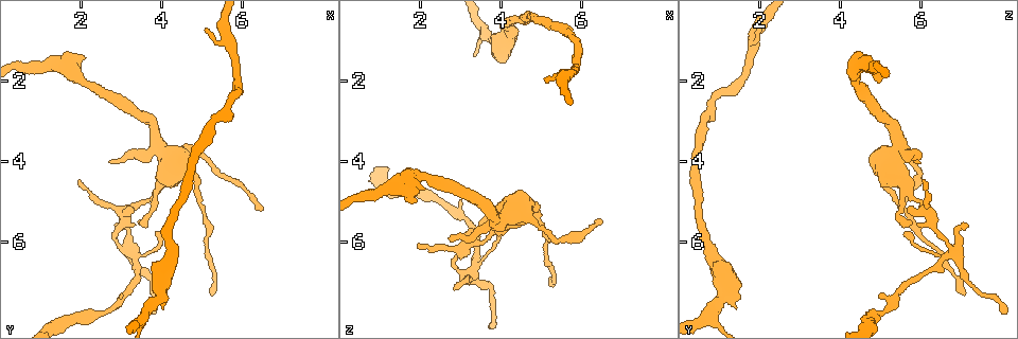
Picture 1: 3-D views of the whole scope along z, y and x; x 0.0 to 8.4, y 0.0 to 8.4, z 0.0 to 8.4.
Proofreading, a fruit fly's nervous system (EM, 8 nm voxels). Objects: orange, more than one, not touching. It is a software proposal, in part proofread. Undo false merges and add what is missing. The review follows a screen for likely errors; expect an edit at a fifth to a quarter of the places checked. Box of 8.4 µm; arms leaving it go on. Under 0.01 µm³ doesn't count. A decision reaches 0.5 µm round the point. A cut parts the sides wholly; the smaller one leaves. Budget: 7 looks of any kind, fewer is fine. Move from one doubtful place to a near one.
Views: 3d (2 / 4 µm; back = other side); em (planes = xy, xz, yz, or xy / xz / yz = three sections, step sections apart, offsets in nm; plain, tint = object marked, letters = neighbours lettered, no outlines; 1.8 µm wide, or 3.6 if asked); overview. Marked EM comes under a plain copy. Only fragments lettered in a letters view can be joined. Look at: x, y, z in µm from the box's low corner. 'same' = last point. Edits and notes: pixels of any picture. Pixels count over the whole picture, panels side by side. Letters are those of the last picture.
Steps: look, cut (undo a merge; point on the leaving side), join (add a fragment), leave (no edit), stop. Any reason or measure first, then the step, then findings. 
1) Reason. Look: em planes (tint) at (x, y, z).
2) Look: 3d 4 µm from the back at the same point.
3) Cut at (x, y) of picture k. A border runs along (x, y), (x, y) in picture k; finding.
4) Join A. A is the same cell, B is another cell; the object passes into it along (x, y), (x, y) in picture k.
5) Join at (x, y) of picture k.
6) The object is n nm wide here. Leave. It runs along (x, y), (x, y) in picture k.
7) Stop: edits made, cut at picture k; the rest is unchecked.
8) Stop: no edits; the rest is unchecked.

Free end. Look: em yz step 16 (tint) at (2.75, 3.95, 5.95).

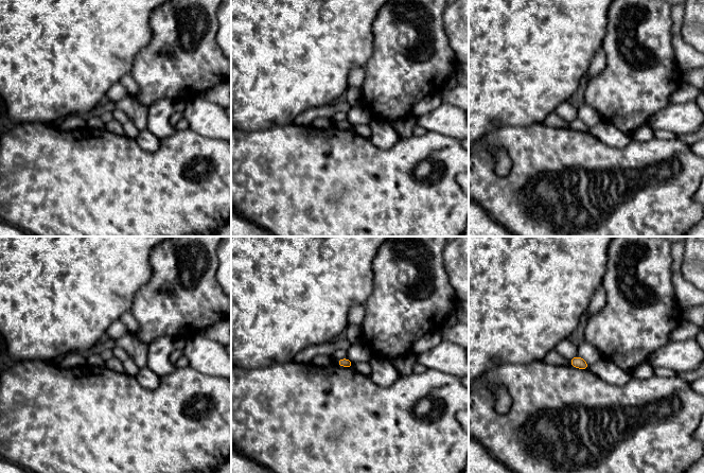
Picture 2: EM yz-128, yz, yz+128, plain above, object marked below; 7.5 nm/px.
Cut it another way. Look: em planes (letters) at the same point.

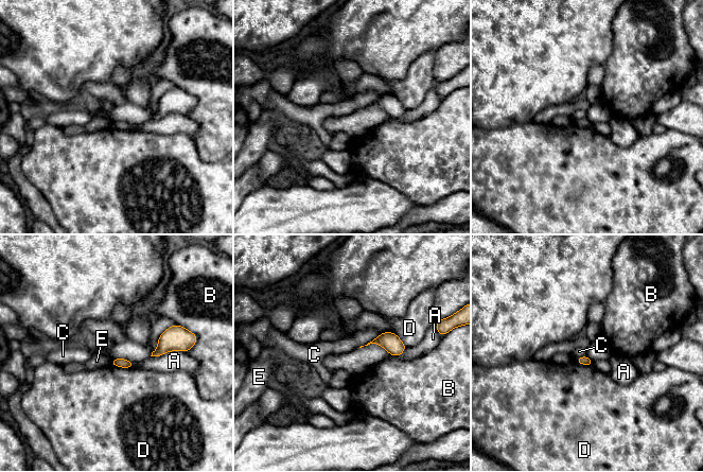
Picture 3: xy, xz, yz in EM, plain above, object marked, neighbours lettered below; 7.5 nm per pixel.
Leave. A, B, C, D and E are other cells; a border runs along (383, 332), (358, 347) in picture 3; no lettered fragment goes on from it.

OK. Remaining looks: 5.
An open end. Look: 3d 2 µm at (5.15, 0.70, 2.00).

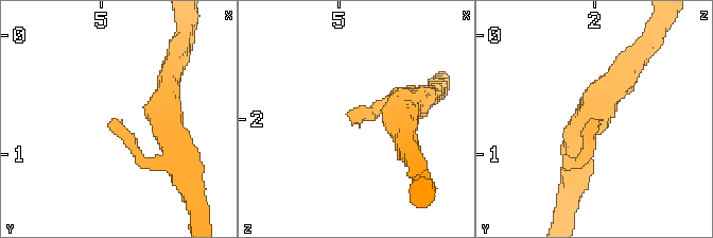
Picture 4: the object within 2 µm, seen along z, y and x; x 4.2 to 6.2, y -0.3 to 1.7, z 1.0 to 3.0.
Shape alone is not enough. Look: em xy step 16 (tint) at (5.10, 0.68, 2.00).

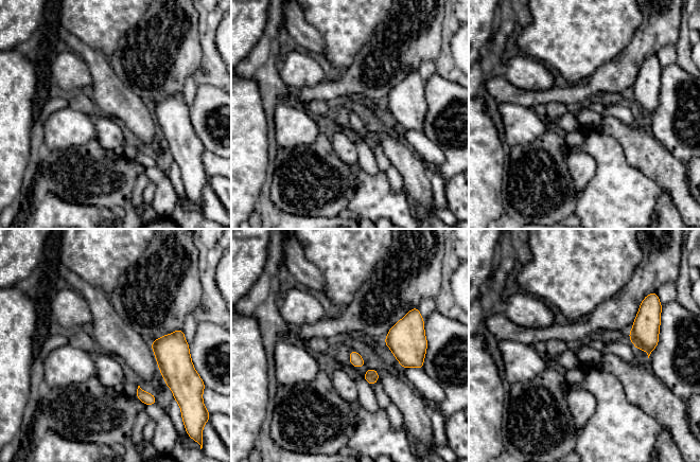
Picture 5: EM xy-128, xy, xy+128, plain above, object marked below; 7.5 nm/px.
Look: em planes (letters) at the same point.

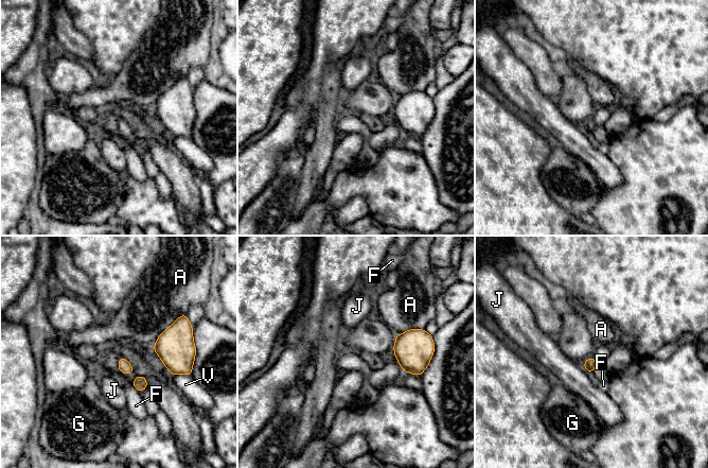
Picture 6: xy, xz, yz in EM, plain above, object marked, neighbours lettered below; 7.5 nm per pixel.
The object is 90 nm wide here. Leave. A, F, G, J and V are other cells; a border runs along (582, 364), (589, 373) in picture 6; no lettered fragment goes on from it.

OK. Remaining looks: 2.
Three-way junction. Look: em xz step 8 (tint) at (3.60, 7.70, 0.80).

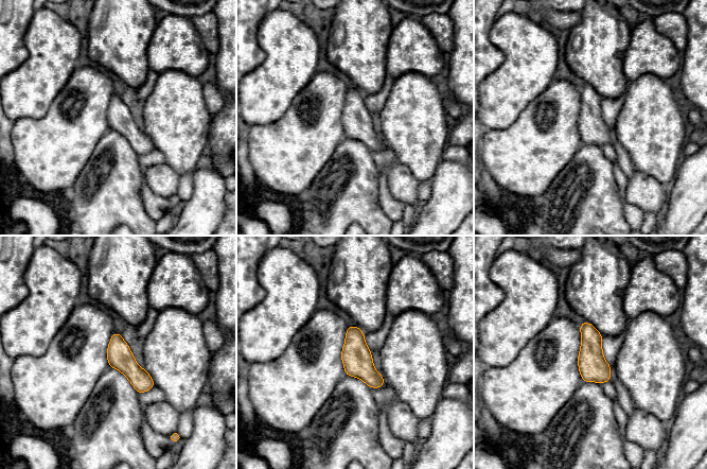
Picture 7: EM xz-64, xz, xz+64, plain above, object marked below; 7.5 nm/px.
Look: em planes (letters) at the same point.

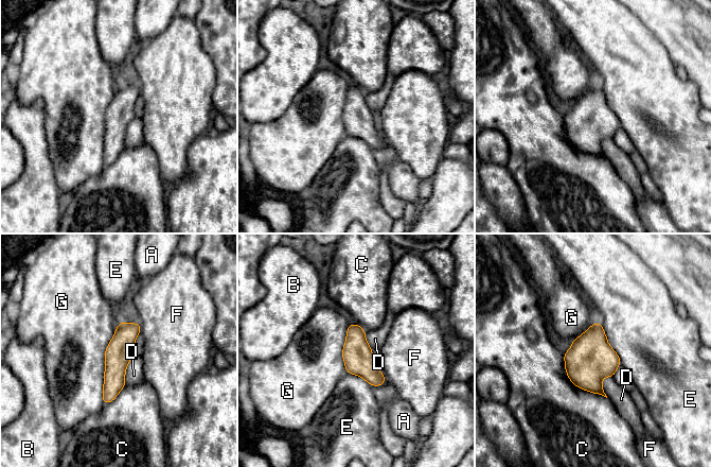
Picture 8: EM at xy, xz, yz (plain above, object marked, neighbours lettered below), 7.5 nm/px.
Leave. A, B, C, D, E, F and G are other cells; a border runs along (135, 353), (127, 365), (124, 385) in picture 8; continuous, no second cell.

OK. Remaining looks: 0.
Stop: no edits; the rest is unchecked.

